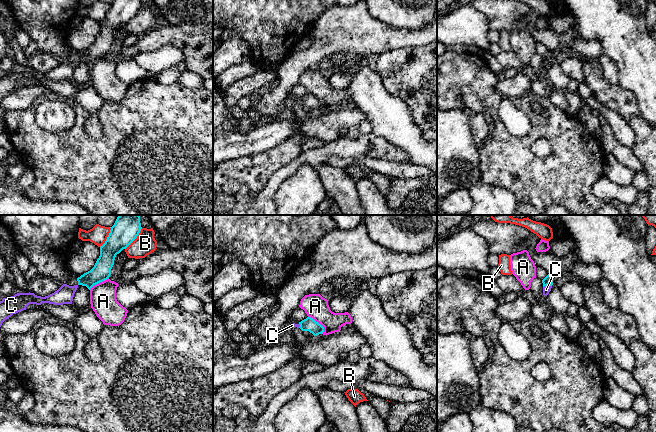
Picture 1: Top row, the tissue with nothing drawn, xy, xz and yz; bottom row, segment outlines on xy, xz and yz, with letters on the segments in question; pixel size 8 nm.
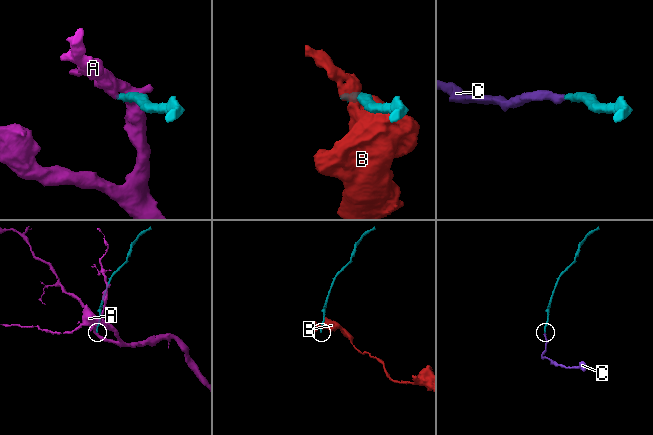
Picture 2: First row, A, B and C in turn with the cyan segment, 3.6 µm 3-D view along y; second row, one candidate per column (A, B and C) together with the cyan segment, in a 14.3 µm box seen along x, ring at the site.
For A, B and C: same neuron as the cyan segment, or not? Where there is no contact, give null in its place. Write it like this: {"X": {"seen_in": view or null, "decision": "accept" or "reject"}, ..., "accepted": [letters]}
{"A": {"seen_in": "xz", "decision": "reject"}, "B": {"seen_in": "xy", "decision": "reject"}, "C": {"seen_in": "yz", "decision": "accept"}, "accepted": ["C"]}

